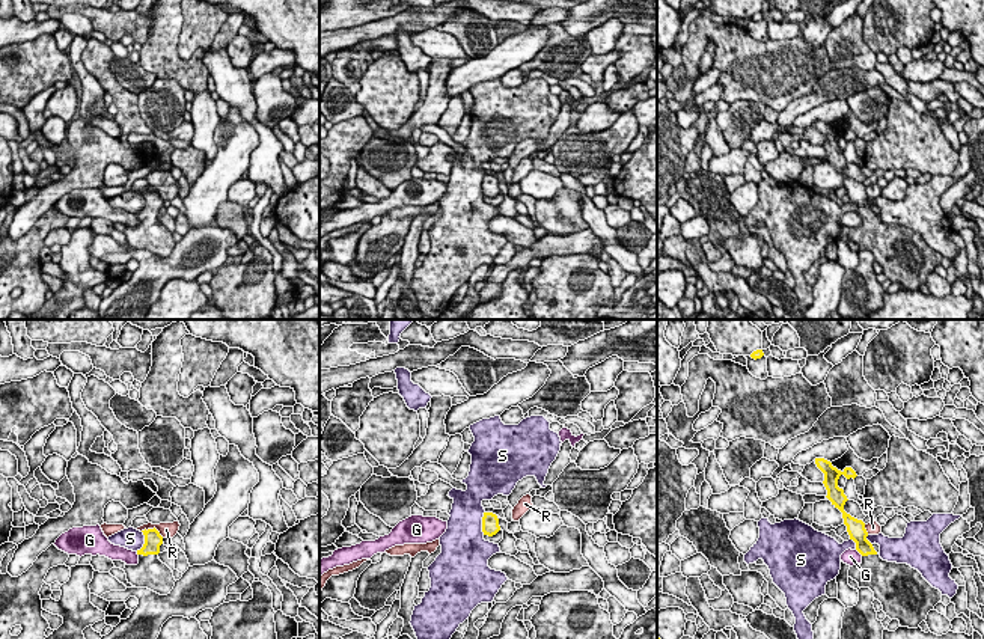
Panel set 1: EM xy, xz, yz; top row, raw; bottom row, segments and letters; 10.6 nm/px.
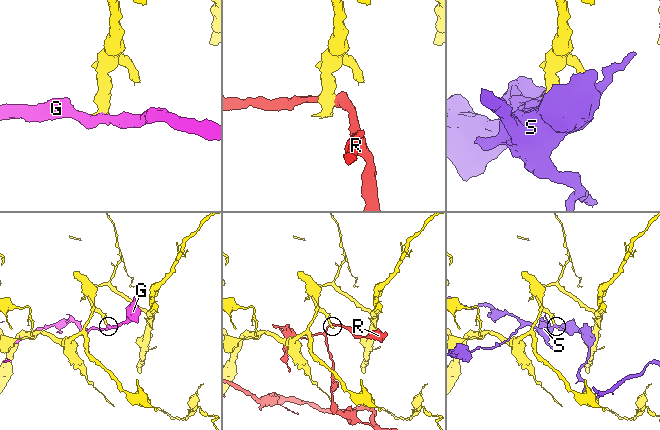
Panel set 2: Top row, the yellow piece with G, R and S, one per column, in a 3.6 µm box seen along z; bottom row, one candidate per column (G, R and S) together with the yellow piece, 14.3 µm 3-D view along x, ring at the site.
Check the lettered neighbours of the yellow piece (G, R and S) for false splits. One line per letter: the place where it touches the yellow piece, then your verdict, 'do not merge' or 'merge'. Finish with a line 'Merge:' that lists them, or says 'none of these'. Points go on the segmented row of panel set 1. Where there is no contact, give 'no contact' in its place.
G: contact yz (859, 552); do not merge
R: contact xy (154, 528); do not merge
S: contact xz (482, 523); do not merge
Merge: none of these

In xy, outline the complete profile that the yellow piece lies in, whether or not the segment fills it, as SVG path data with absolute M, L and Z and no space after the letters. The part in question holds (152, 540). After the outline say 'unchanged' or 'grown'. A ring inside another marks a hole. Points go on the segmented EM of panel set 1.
M155 527L142 532L145 535L145 544L137 550L139 564L125 564L127 580L136 588L148 588L160 595L167 595L176 580L172 570L158 559L163 537Z | grown

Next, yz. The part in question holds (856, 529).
M815 458L815 464L824 473L826 497L842 512L850 540L856 543L856 550L862 555L862 562L850 567L848 577L856 580L859 588L869 588L874 592L886 616L898 619L901 627L918 628L928 612L940 603L942 592L910 565L883 561L866 540L865 523L844 511L848 499L838 487L838 479L841 475L854 479L856 472L851 467L841 472L824 458Z | grown

